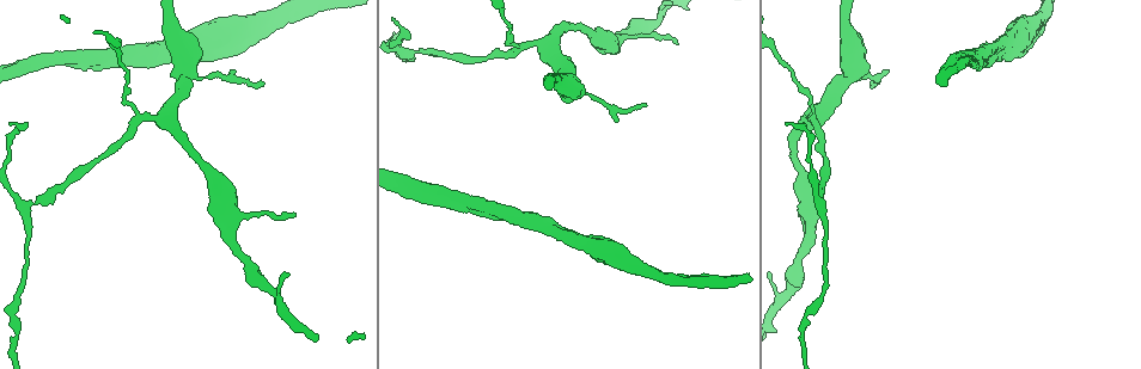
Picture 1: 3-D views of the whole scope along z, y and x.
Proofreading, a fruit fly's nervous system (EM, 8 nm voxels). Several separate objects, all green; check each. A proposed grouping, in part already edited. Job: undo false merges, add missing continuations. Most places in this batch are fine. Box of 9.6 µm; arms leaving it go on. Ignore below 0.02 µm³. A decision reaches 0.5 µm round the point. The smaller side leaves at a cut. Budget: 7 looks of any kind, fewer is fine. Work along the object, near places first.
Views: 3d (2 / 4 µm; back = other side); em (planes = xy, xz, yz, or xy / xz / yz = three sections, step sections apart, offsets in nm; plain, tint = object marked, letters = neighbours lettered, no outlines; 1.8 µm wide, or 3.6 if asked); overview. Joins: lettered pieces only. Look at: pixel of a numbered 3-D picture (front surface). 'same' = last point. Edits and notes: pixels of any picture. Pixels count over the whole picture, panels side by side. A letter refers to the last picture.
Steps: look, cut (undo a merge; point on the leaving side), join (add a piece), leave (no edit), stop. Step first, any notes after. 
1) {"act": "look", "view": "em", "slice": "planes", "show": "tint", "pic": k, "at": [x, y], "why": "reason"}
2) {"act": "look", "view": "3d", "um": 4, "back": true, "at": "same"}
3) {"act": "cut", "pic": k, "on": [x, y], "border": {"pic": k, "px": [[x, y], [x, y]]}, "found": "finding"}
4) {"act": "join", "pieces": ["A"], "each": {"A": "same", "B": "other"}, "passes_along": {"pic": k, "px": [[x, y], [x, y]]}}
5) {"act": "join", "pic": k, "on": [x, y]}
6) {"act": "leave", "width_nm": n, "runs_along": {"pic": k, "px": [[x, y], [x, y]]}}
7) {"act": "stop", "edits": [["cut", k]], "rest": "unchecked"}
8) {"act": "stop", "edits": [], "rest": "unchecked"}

{"act": "look", "view": "3d", "um": 2, "pic": 1, "at": [187, 77], "why": "side arm on a straight run"}

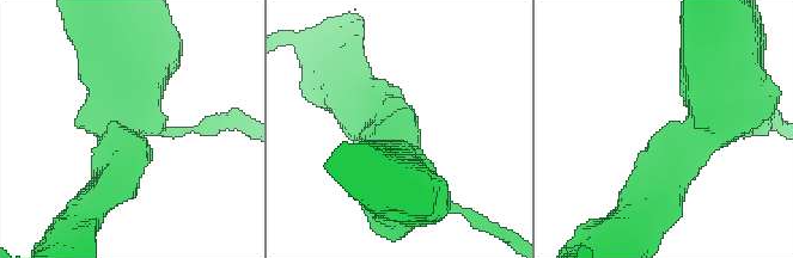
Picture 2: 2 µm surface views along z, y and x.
{"act": "look", "view": "em", "slice": "planes", "show": "letters", "pic": 2, "at": [706, 121], "why": "need the tissue"}

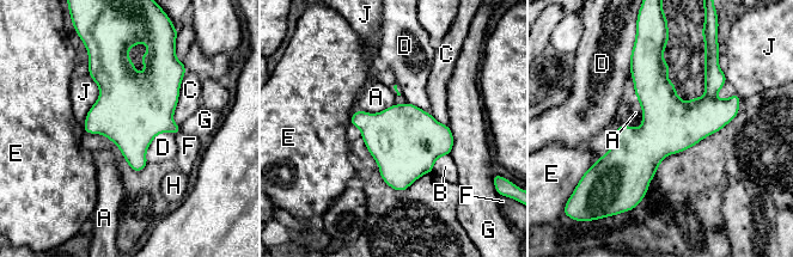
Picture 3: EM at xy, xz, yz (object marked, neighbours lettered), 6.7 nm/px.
{"act": "leave", "longest_contact_nm": ["C", 380], "each": {"A": "other", "B": "other", "C": "other", "D": "other", "E": "other", "F": "other", "G": "other", "H": "other", "J": "other"}, "found": "continuous, no second neuron"}

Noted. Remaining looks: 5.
{"act": "look", "view": "em", "um": 3.6, "slice": "yz", "step": 8, "show": "tint", "pic": 1, "at": [1014, 39]}

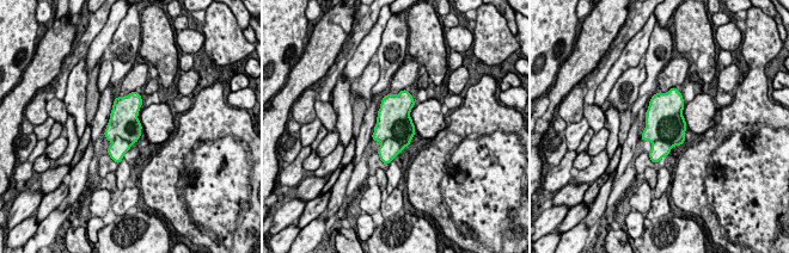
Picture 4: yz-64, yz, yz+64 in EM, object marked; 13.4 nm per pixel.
{"act": "look", "view": "em", "um": 3.6, "slice": "planes", "show": "letters", "at": "same"}

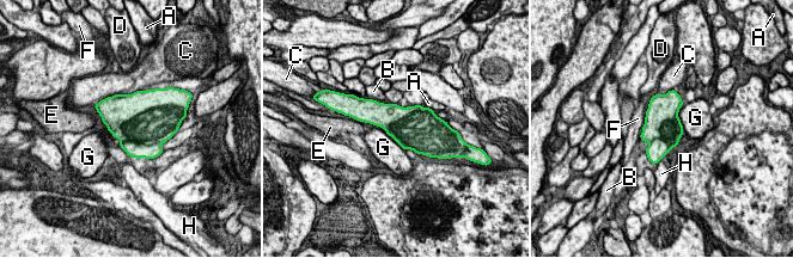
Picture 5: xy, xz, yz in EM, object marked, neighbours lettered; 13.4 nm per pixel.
{"act": "leave", "each": {"A": "other", "B": "other", "C": "other", "D": "other", "E": "other", "F": "other", "G": "other", "H": "other"}, "border": {"pic": 5, "px": [[678, 110], [678, 117], [684, 133]]}, "found": "one neuron here"}

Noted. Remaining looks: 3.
{"act": "look", "view": "em", "slice": "planes", "show": "plain", "pic": 1, "at": [872, 81]}

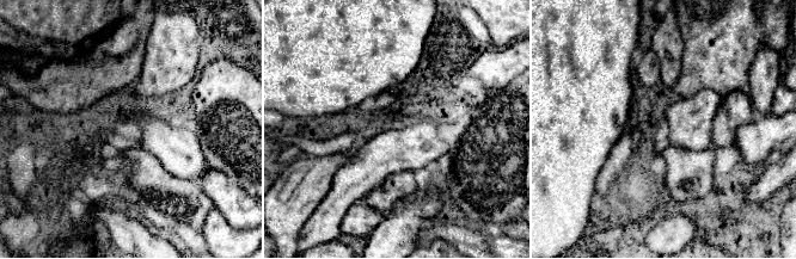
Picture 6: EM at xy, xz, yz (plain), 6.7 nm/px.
{"act": "look", "view": "em", "slice": "planes", "show": "letters", "at": "same", "why": "see the neighbours"}

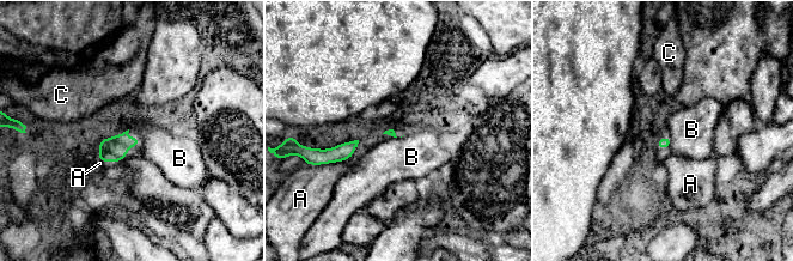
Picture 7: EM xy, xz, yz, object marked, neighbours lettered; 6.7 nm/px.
{"act": "leave", "each": {"A": "other", "B": "other", "C": "other"}, "found": "no lettered piece goes on from it"}

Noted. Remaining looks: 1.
{"act": "stop", "edits": [], "rest": "unchecked"}

